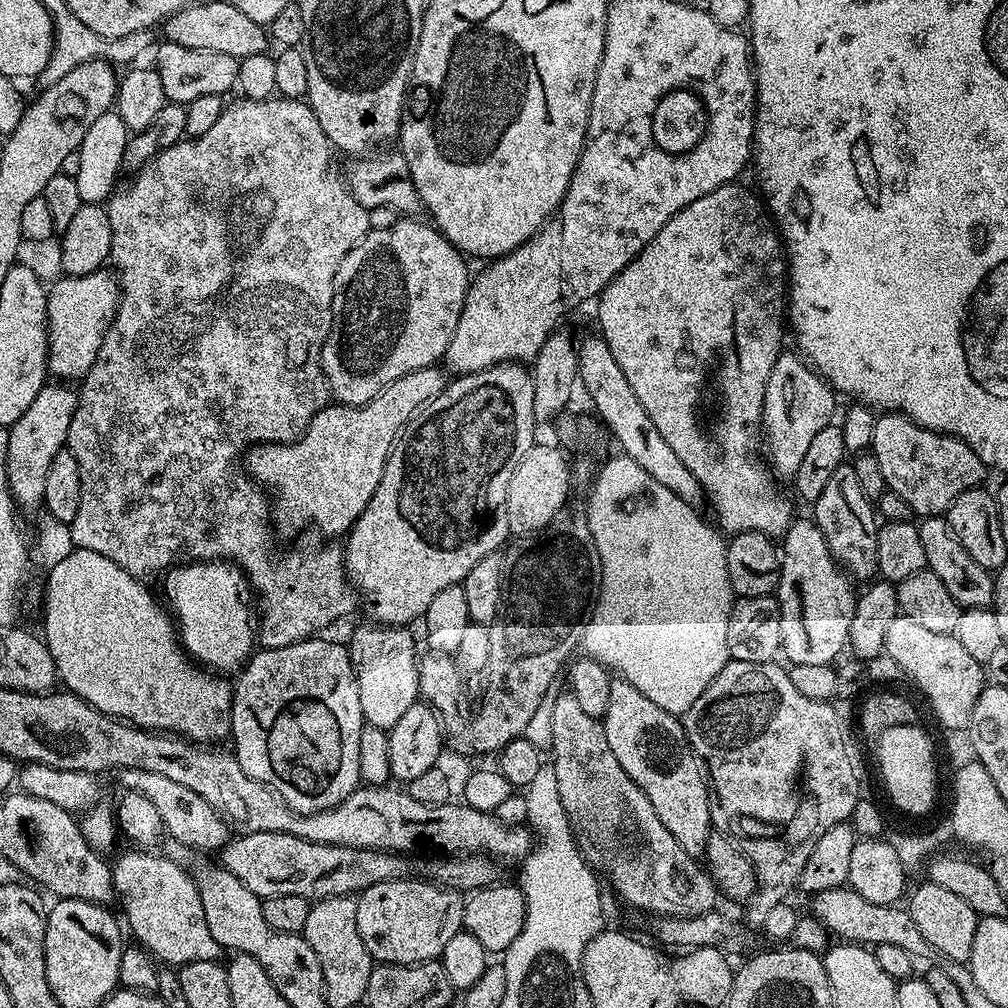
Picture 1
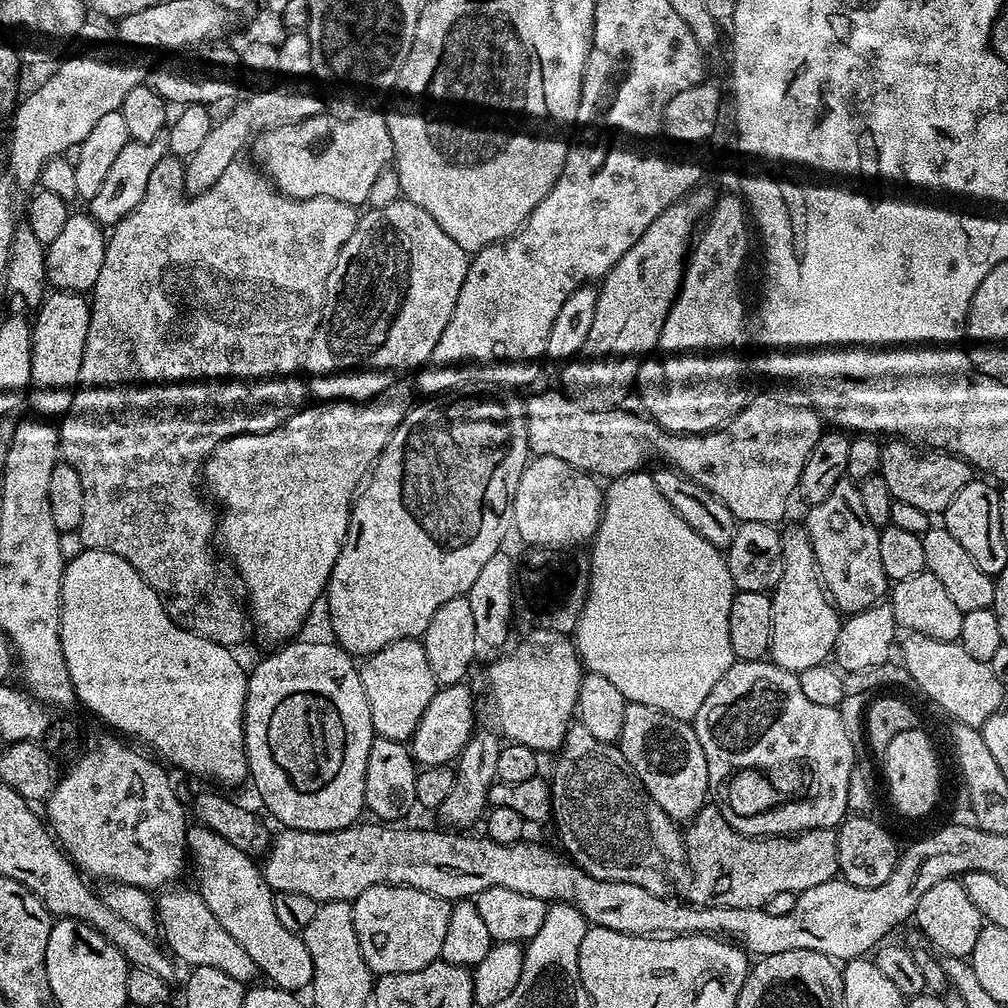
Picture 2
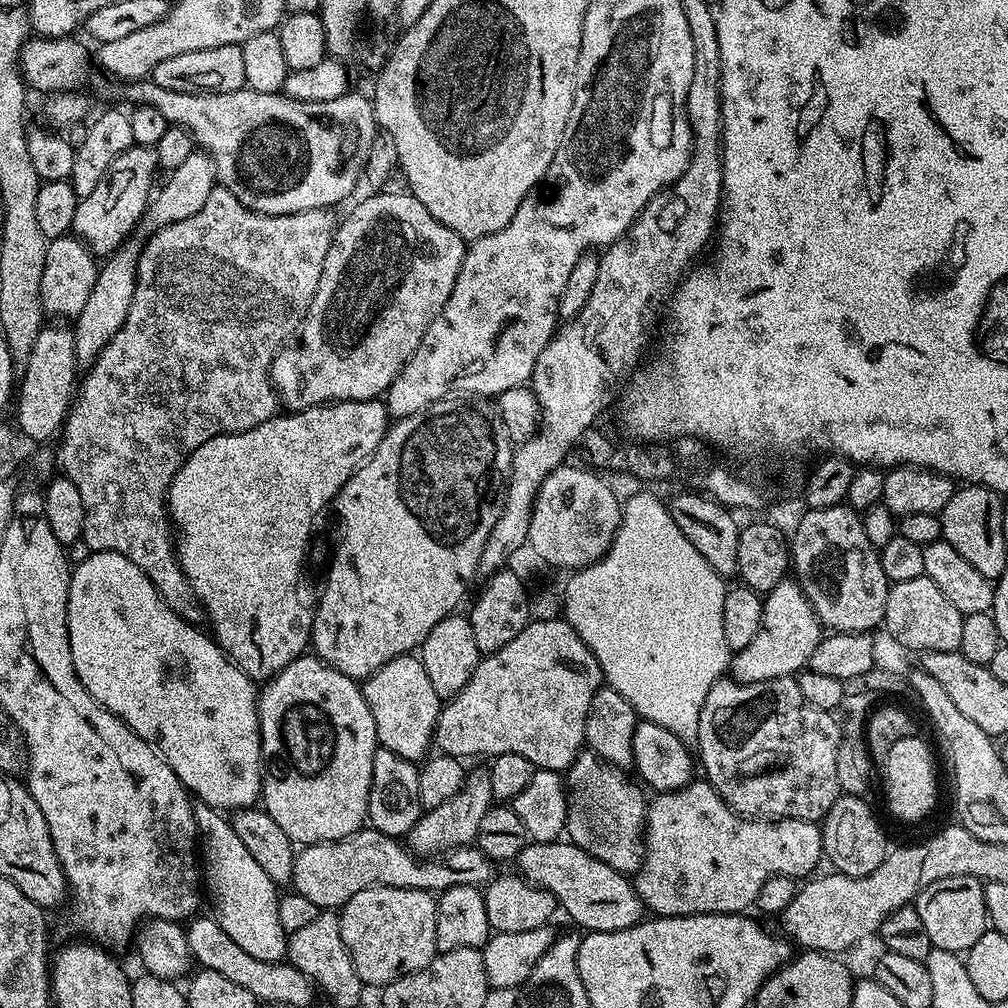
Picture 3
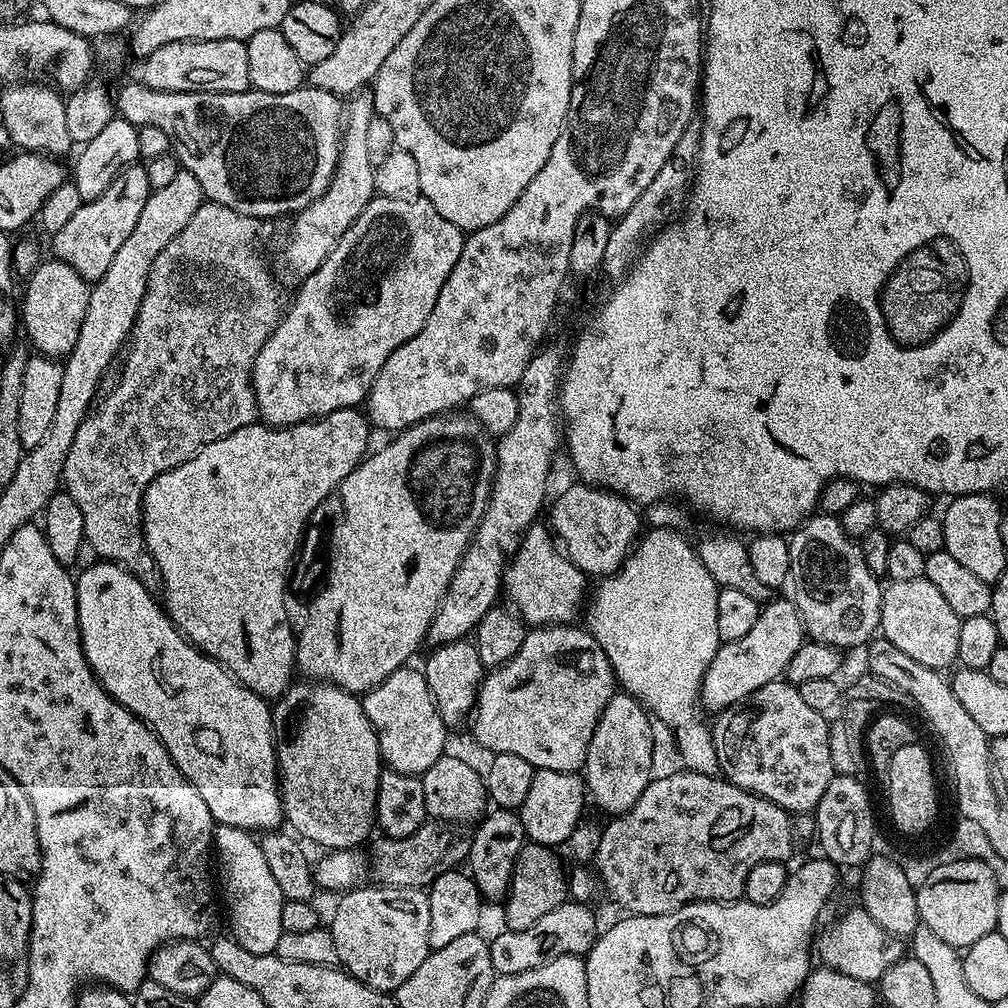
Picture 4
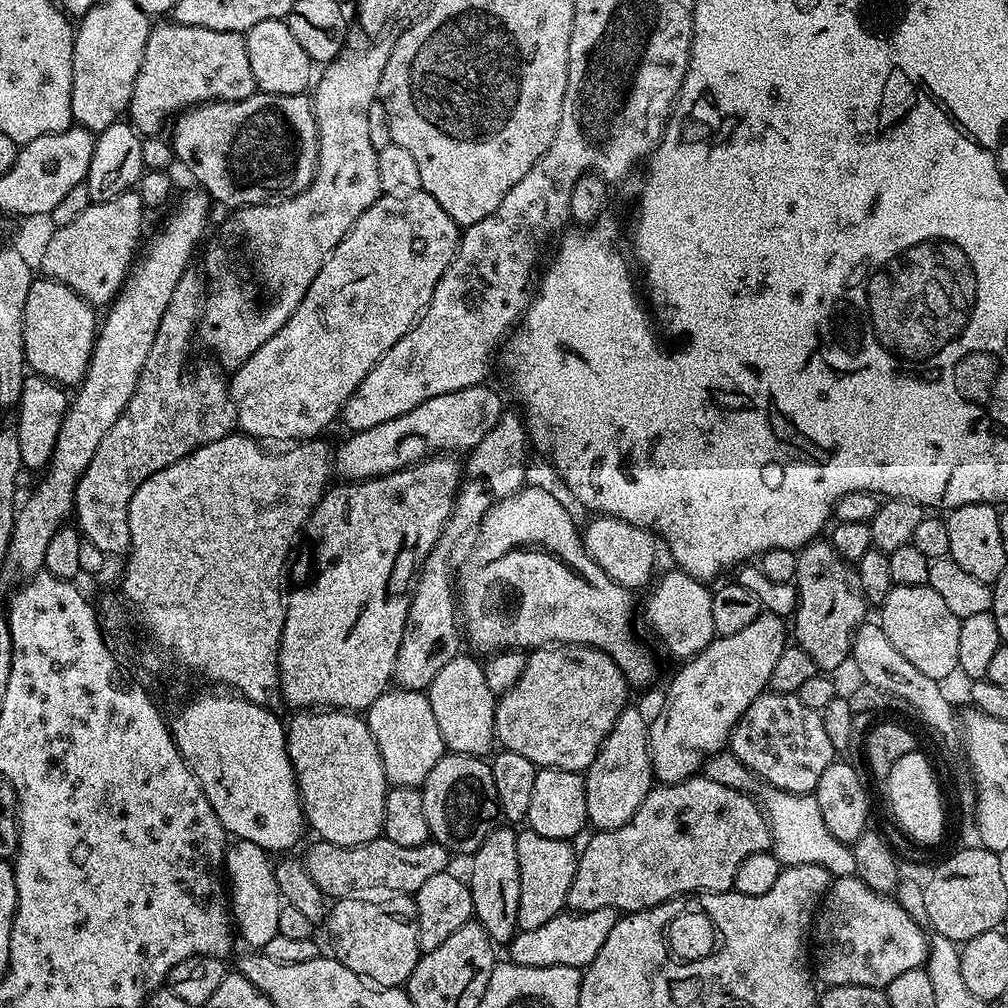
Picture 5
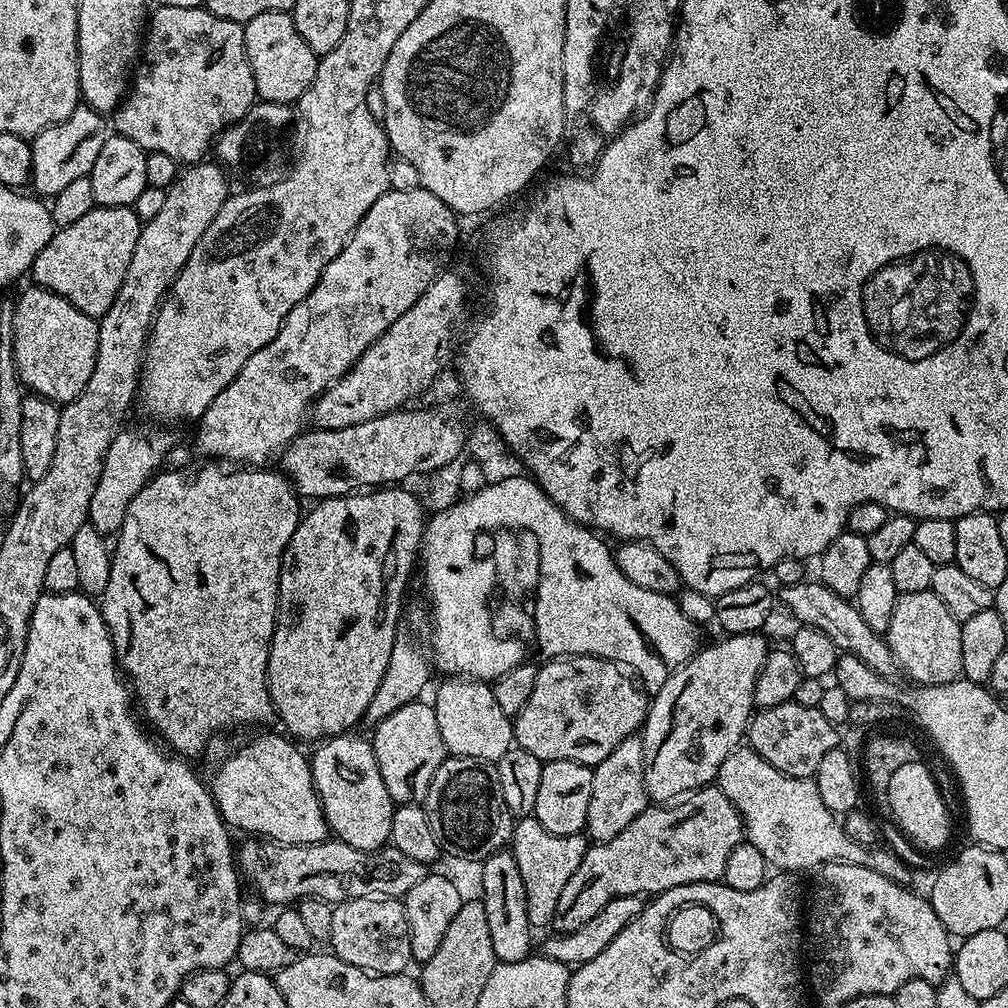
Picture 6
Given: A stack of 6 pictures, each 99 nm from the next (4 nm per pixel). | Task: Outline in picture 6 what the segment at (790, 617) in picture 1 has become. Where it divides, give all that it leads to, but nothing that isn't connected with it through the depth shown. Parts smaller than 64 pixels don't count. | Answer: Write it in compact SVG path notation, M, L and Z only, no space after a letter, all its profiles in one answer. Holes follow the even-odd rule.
M760 632L731 634L717 644L701 647L680 668L669 672L666 682L651 697L648 716L644 719L644 785L649 801L672 802L698 788L707 788L715 781L722 762L734 749L741 747L748 730L748 721L754 715L754 682L762 662L766 662L770 643Z

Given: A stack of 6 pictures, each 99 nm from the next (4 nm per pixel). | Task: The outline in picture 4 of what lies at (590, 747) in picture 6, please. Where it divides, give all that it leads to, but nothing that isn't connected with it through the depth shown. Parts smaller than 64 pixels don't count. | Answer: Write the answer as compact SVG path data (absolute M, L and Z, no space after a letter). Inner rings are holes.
M549 624L525 631L518 654L501 668L493 668L485 675L470 725L473 738L482 747L489 748L489 753L518 754L518 758L526 758L535 769L575 773L583 769L586 750L590 750L590 738L594 738L594 728L598 726L606 704L616 695L618 685L602 646L598 646L587 627L576 627Z

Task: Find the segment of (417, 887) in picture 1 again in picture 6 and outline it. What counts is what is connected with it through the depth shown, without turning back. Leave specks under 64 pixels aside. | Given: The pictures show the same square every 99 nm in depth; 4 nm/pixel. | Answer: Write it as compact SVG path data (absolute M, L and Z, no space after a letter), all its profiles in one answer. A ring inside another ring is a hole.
M363 896L339 901L332 909L327 943L332 944L331 955L377 976L399 976L407 969L404 968L407 964L413 963L410 930L404 901L400 898Z

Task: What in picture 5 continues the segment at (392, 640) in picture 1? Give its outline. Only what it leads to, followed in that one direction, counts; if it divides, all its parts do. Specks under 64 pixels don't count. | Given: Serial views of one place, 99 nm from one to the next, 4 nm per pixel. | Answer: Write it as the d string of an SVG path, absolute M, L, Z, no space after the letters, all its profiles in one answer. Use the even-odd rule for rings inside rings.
M402 687L383 692L366 710L366 719L370 734L378 746L389 785L420 788L430 770L434 770L434 766L438 766L440 759L446 755L444 739L442 734L438 734L438 721L434 718L434 710L430 710L430 702L424 692L411 692Z

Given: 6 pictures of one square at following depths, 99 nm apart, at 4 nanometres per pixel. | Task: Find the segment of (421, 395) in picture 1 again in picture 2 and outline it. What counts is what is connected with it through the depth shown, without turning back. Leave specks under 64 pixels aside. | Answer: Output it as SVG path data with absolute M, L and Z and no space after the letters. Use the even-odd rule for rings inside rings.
M404 383L393 384L386 394L367 402L316 402L313 408L305 406L274 430L246 432L223 440L205 460L202 484L221 508L214 540L232 559L235 575L238 580L240 575L239 583L242 588L244 583L248 591L246 611L250 628L262 643L280 646L291 641L311 614L316 599L325 595L340 545L348 533L352 501L413 403L413 385Z

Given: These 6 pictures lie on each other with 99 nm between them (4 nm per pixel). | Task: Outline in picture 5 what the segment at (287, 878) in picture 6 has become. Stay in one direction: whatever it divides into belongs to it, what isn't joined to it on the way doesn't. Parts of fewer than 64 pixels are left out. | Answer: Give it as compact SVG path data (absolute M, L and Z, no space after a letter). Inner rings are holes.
M381 838L369 844L343 848L320 840L309 850L306 867L325 897L363 897L365 894L415 894L429 878L434 878L434 874L449 871L448 859L448 849L435 842L407 848Z

